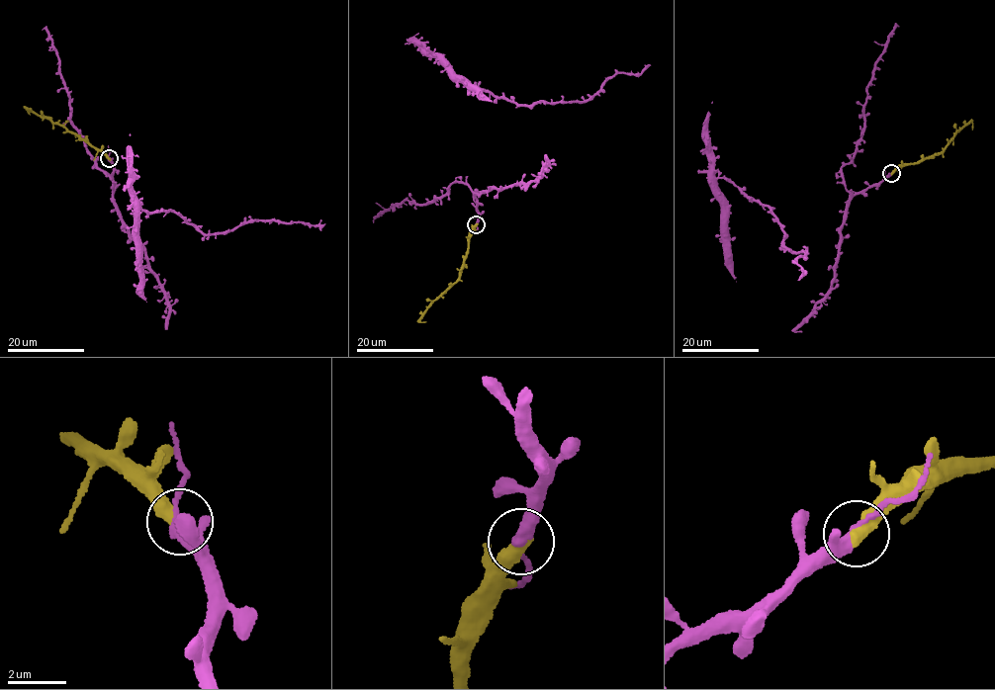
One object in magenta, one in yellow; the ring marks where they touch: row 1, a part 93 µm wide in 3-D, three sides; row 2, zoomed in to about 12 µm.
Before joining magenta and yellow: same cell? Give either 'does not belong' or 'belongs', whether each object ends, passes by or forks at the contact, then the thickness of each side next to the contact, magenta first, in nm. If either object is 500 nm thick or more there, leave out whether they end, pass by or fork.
belongs; 320 nm thick on the magenta side, 550 nm on the other

